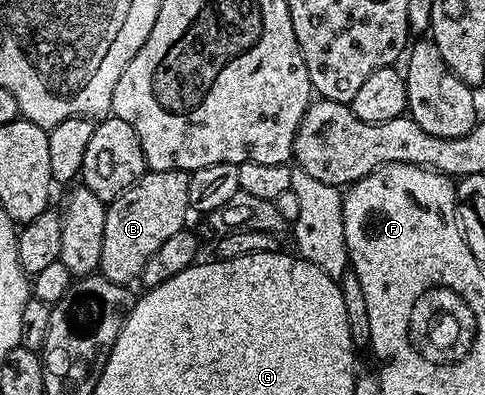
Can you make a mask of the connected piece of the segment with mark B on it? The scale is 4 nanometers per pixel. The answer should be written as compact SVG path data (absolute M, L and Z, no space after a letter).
M178 168L175 170L159 170L158 172L147 170L129 189L123 194L119 194L119 198L108 201L105 210L105 221L103 222L103 254L101 255L100 275L107 277L113 284L123 284L126 286L132 285L132 280L136 281L140 277L143 266L147 266L147 258L151 258L151 254L155 254L155 250L159 250L159 246L163 246L163 242L167 242L167 238L171 238L171 234L179 234L186 227L185 219L191 216L189 199L187 198L188 185L189 173L181 172Z

